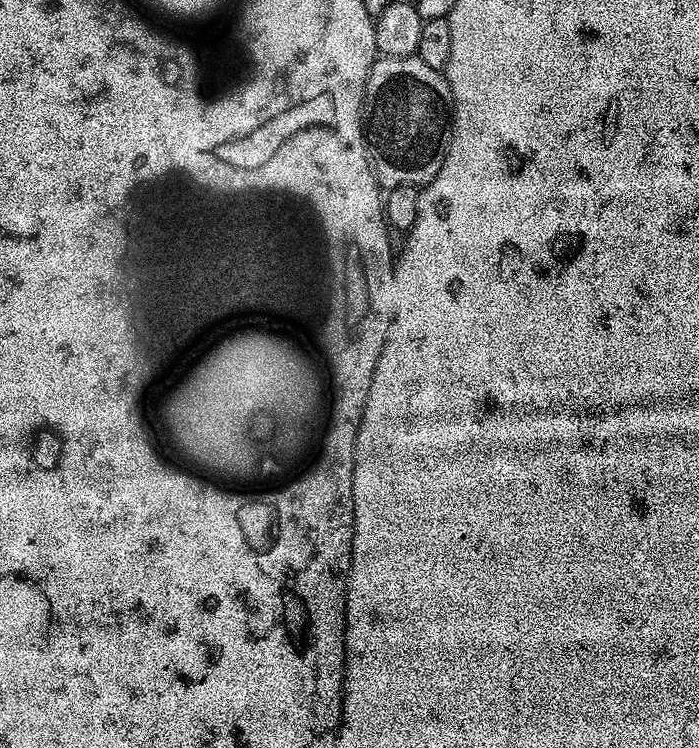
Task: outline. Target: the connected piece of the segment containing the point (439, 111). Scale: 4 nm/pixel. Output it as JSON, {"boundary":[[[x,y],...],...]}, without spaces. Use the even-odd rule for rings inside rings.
{"boundary":[[[419,55],[380,56],[374,63],[364,87],[364,135],[376,183],[387,190],[394,186],[421,186],[430,183],[442,170],[448,137],[452,127],[452,91],[447,75],[434,66],[426,66]]]}

